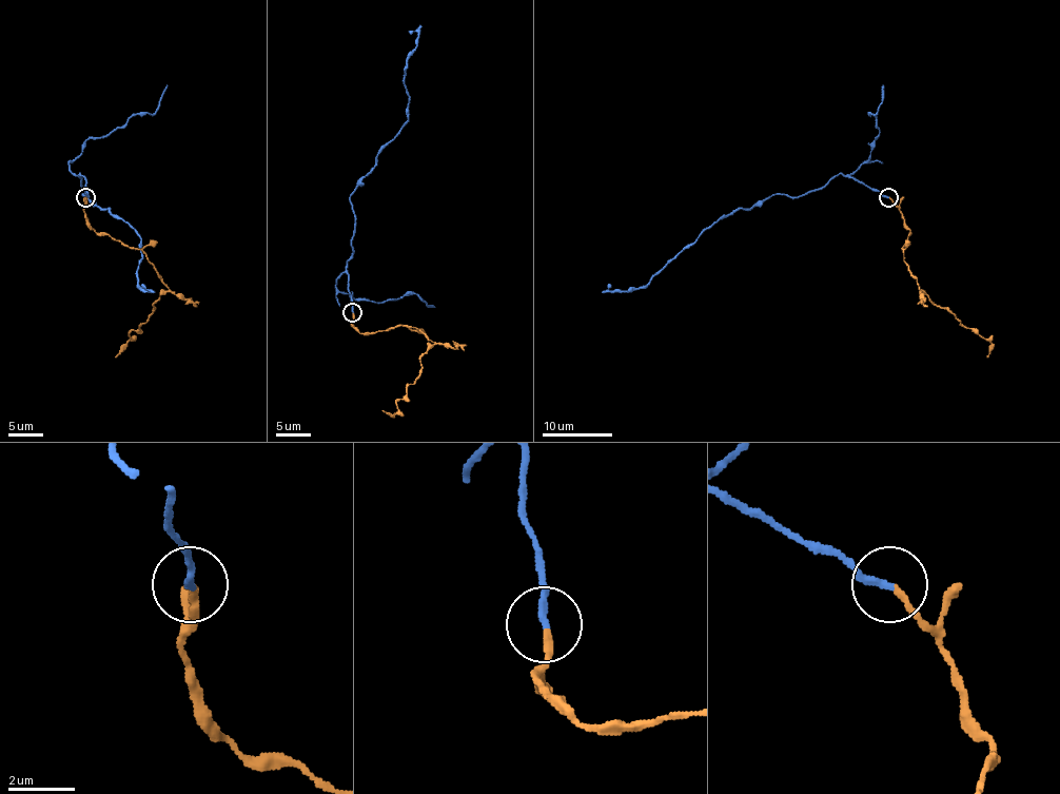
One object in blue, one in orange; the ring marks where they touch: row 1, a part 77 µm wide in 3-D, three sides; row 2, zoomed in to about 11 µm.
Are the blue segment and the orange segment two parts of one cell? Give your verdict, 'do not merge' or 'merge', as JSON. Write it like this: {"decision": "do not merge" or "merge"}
{"decision": "do not merge"}

